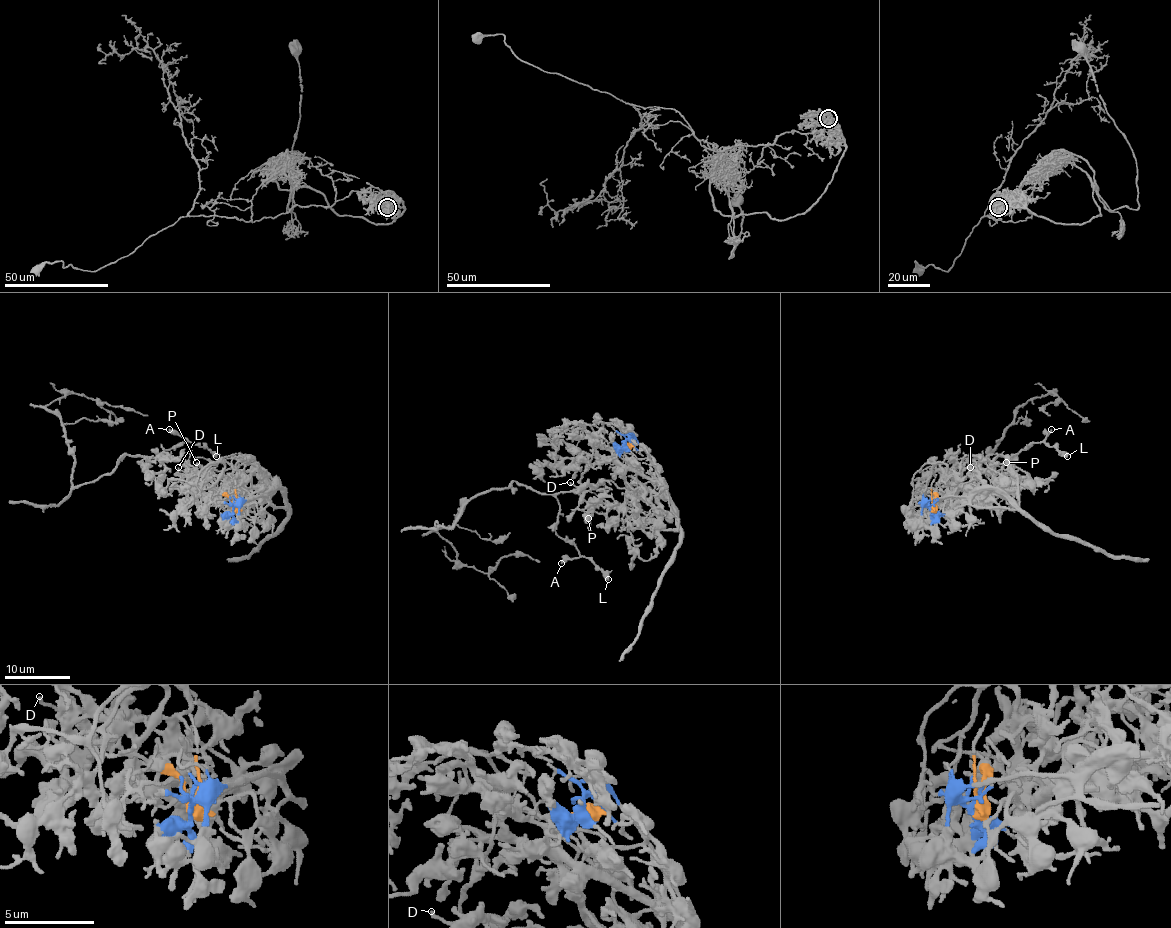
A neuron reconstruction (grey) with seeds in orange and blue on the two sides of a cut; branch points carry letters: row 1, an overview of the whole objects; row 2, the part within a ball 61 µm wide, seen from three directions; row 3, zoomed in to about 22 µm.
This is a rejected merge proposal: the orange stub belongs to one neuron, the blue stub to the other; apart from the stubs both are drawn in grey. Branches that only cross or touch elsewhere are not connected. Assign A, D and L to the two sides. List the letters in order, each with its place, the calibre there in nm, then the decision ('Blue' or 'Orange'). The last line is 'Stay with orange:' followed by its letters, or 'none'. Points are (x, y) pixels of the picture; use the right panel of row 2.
A: Place: (1051, 429). Thickness 280 nm. Orange
D: Place: (970, 467). Thickness 180 nm. Blue
L: Place: (1067, 456). Thickness 550 nm. Orange
Stay with orange: A, L

